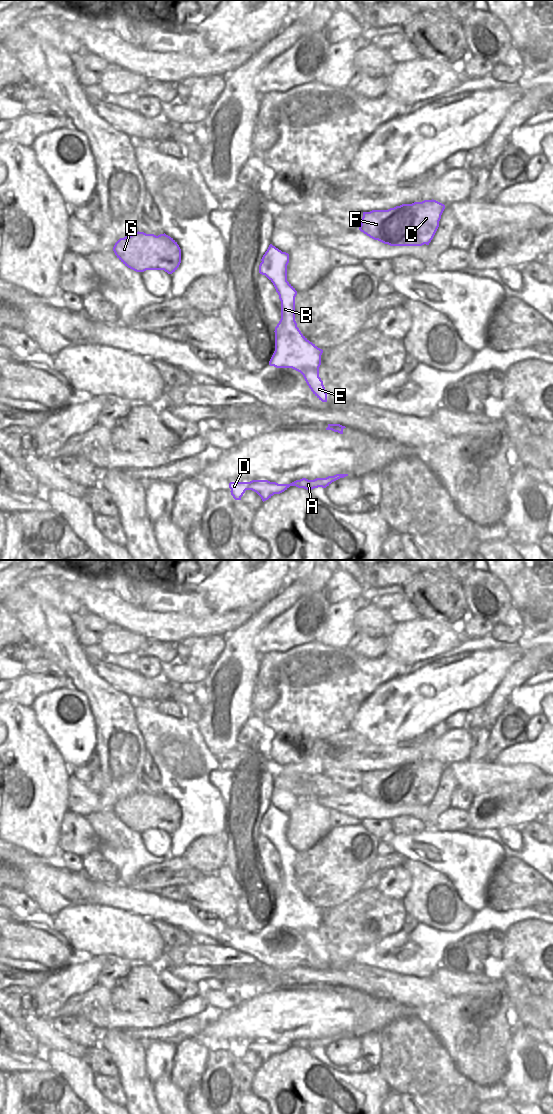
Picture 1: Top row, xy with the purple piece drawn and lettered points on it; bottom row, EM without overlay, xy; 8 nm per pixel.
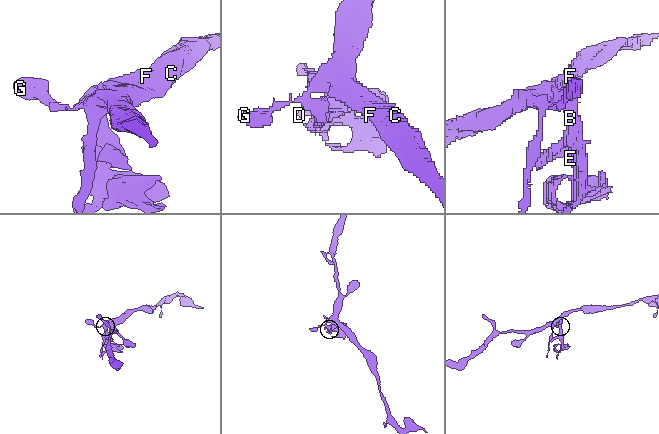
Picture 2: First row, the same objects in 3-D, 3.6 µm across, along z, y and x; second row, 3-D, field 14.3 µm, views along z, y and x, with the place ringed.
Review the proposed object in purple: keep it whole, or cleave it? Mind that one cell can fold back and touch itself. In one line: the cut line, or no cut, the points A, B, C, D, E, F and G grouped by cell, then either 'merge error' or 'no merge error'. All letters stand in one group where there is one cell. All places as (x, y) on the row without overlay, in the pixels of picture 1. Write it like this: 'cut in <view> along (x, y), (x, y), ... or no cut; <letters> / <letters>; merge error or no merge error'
cut in xy along (268, 818), (269, 822), (265, 827), (264, 834); A B D E / C F G; merge error

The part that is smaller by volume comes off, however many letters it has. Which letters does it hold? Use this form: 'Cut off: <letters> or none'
Cut off: A, B, D, E

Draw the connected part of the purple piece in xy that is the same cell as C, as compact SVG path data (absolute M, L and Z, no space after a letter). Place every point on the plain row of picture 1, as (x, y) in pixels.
M436 760L402 764L388 770L363 772L359 790L374 800L390 806L429 805L438 787L445 765Z

